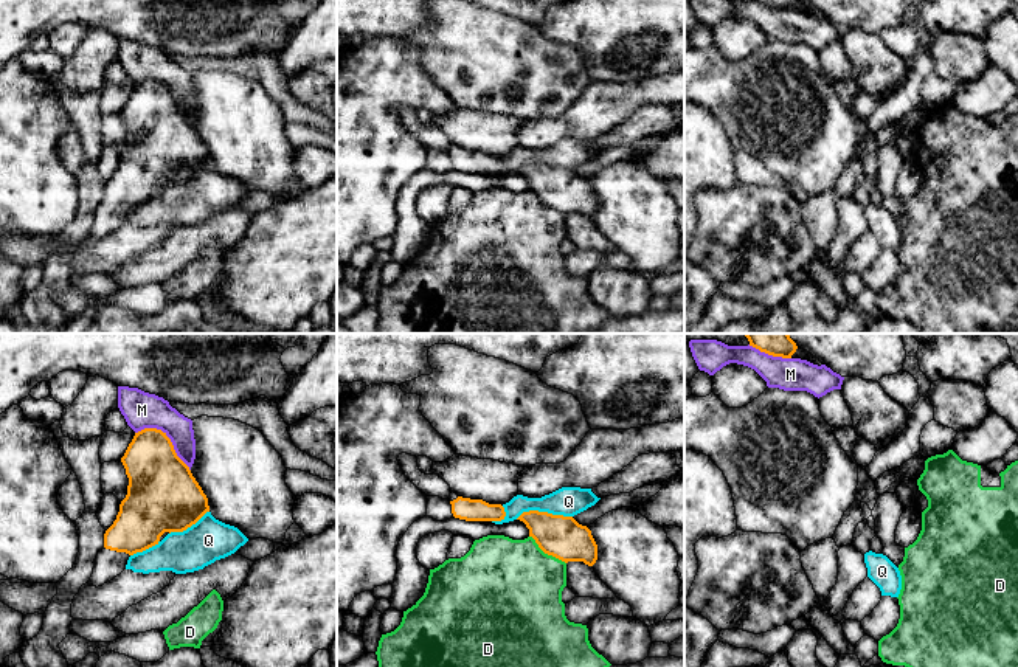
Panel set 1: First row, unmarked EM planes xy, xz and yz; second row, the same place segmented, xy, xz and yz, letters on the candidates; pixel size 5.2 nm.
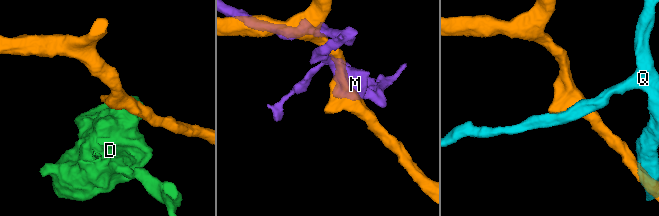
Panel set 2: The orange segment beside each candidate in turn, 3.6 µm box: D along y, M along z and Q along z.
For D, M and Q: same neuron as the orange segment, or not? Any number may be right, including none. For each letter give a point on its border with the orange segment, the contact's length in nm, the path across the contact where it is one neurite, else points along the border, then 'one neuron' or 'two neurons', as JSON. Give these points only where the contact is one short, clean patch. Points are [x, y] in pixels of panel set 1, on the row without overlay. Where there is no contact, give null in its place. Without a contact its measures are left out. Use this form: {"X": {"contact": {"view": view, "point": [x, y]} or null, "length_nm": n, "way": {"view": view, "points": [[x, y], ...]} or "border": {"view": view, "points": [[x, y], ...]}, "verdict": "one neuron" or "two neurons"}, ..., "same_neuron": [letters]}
{"D": {"contact": {"view": "xz", "point": [547, 205]}, "length_nm": 240, "verdict": "two neurons"}, "M": {"contact": {"view": "xy", "point": [168, 90]}, "length_nm": 360, "verdict": "two neurons"}, "Q": {"contact": {"view": "xz", "point": [543, 165]}, "length_nm": 300, "verdict": "two neurons"}, "same_neuron": []}

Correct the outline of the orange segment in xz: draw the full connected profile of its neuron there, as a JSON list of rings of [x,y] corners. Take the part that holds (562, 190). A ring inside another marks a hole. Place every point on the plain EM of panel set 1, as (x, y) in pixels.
[[[523,164],[517,172],[529,181],[529,189],[538,200],[565,216],[583,214],[593,219],[597,213],[597,197],[587,178],[573,169],[552,168],[548,164]]]

